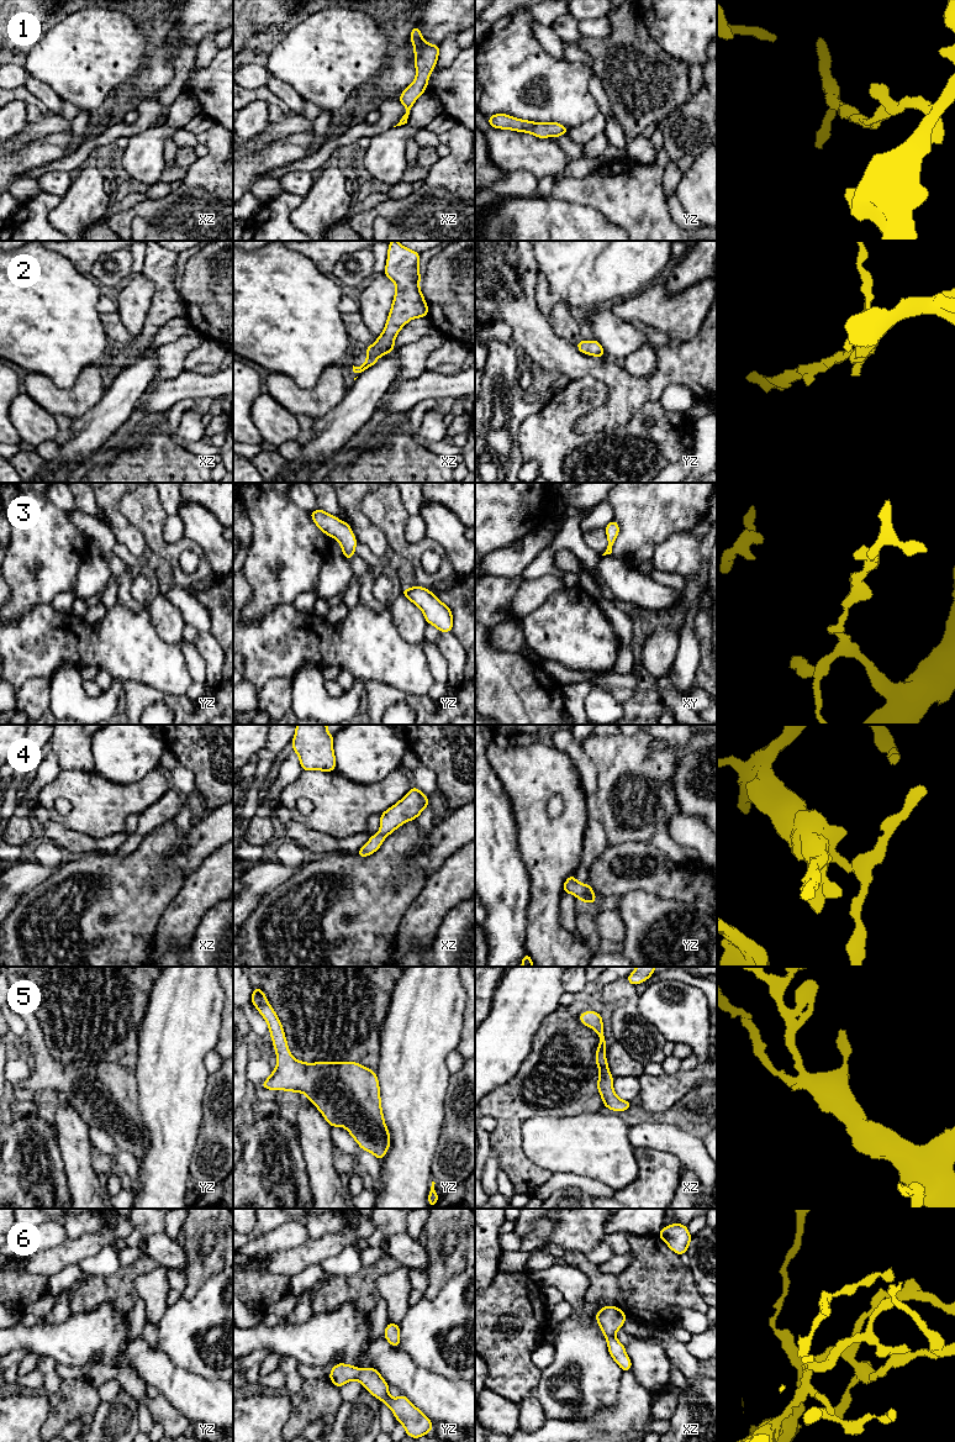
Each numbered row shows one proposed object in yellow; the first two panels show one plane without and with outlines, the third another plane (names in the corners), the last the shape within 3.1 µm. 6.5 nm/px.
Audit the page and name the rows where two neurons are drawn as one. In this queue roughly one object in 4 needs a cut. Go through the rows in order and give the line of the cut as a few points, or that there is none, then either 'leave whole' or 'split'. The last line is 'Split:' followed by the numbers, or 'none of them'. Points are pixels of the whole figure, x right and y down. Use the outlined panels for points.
1: cut none; leave whole
2: cut none; leave whole
3: cut none; leave whole
4: cut none; leave whole
5: cut none; leave whole
6: cut none; leave whole
Split: none of them

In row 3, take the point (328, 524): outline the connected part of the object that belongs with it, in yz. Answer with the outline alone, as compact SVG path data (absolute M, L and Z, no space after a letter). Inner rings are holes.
M322 509L308 514L321 532L341 542L343 556L349 561L355 554L354 548L358 543L357 538L352 535L352 527Z

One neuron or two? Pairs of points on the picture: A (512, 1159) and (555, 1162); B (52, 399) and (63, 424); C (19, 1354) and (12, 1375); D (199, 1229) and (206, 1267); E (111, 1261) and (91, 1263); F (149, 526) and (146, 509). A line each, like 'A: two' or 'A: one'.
A: two
B: two
C: one
D: one
E: one
F: one

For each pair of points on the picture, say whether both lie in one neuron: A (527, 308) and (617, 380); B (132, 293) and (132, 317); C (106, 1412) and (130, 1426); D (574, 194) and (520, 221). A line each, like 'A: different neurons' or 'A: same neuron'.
A: same neuron
B: same neuron
C: same neuron
D: different neurons

